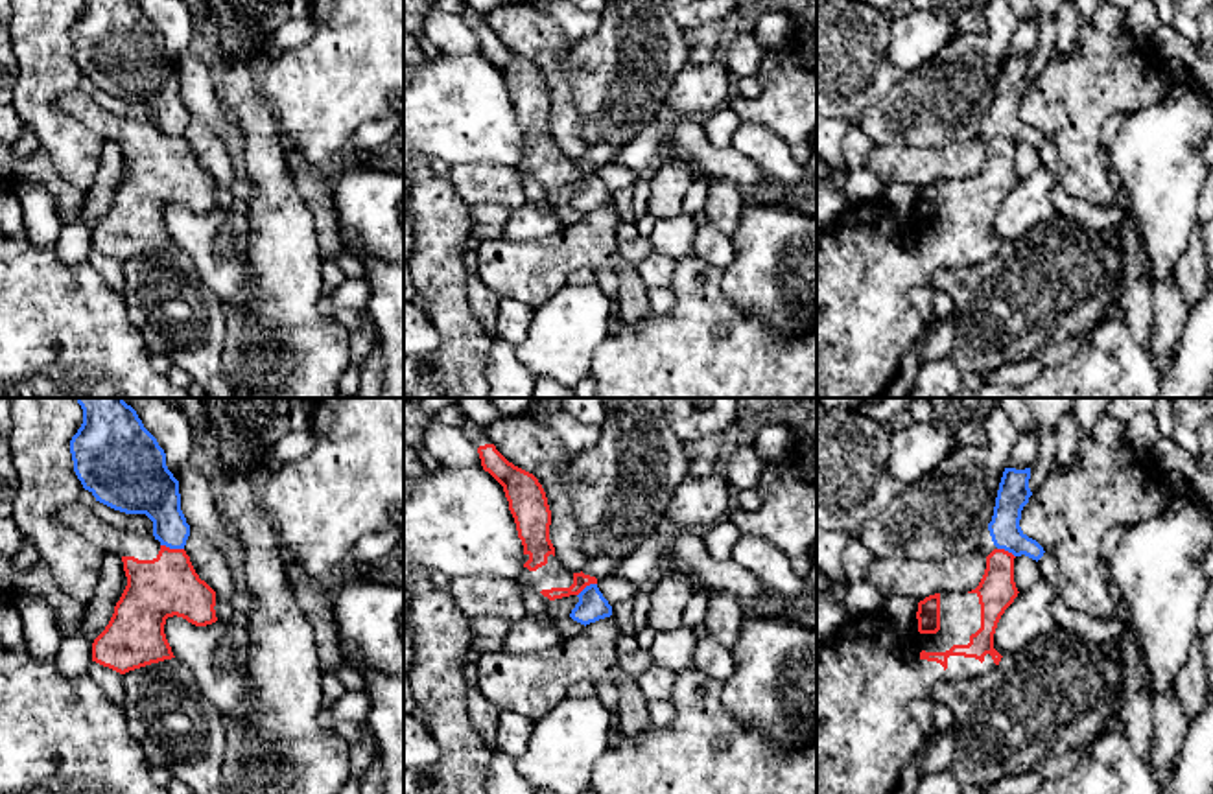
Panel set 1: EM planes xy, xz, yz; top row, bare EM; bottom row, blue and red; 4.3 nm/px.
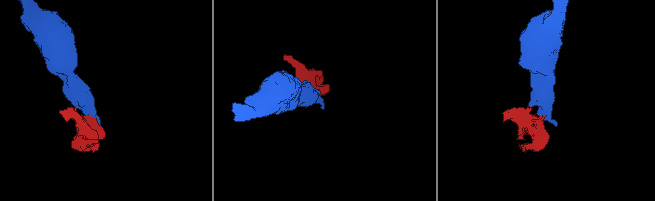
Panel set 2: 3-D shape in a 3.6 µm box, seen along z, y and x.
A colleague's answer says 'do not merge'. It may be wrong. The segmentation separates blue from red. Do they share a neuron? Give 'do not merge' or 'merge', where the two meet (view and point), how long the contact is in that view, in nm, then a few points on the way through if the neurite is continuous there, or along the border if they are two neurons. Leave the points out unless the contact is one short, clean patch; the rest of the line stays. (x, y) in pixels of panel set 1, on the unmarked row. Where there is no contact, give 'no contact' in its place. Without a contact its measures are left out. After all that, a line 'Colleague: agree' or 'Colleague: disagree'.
do not merge; contact xy (172, 135); length 110 nm; border xy (161, 131), (183, 137)
Colleague: agree

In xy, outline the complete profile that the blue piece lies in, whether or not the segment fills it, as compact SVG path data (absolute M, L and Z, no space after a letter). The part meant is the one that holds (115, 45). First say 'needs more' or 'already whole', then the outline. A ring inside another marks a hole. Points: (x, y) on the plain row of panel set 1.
already whole; M83 0L70 41L77 66L96 88L146 101L160 133L184 136L190 112L181 98L179 68L136 0Z

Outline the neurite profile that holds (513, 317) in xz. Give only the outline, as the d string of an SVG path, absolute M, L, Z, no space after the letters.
M501 298L496 319L496 337L518 344L533 319L535 309L512 298Z

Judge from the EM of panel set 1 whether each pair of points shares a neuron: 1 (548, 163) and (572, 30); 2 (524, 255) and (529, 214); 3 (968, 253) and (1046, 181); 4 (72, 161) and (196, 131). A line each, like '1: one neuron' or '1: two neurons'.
1: two neurons
2: two neurons
3: two neurons
4: two neurons

